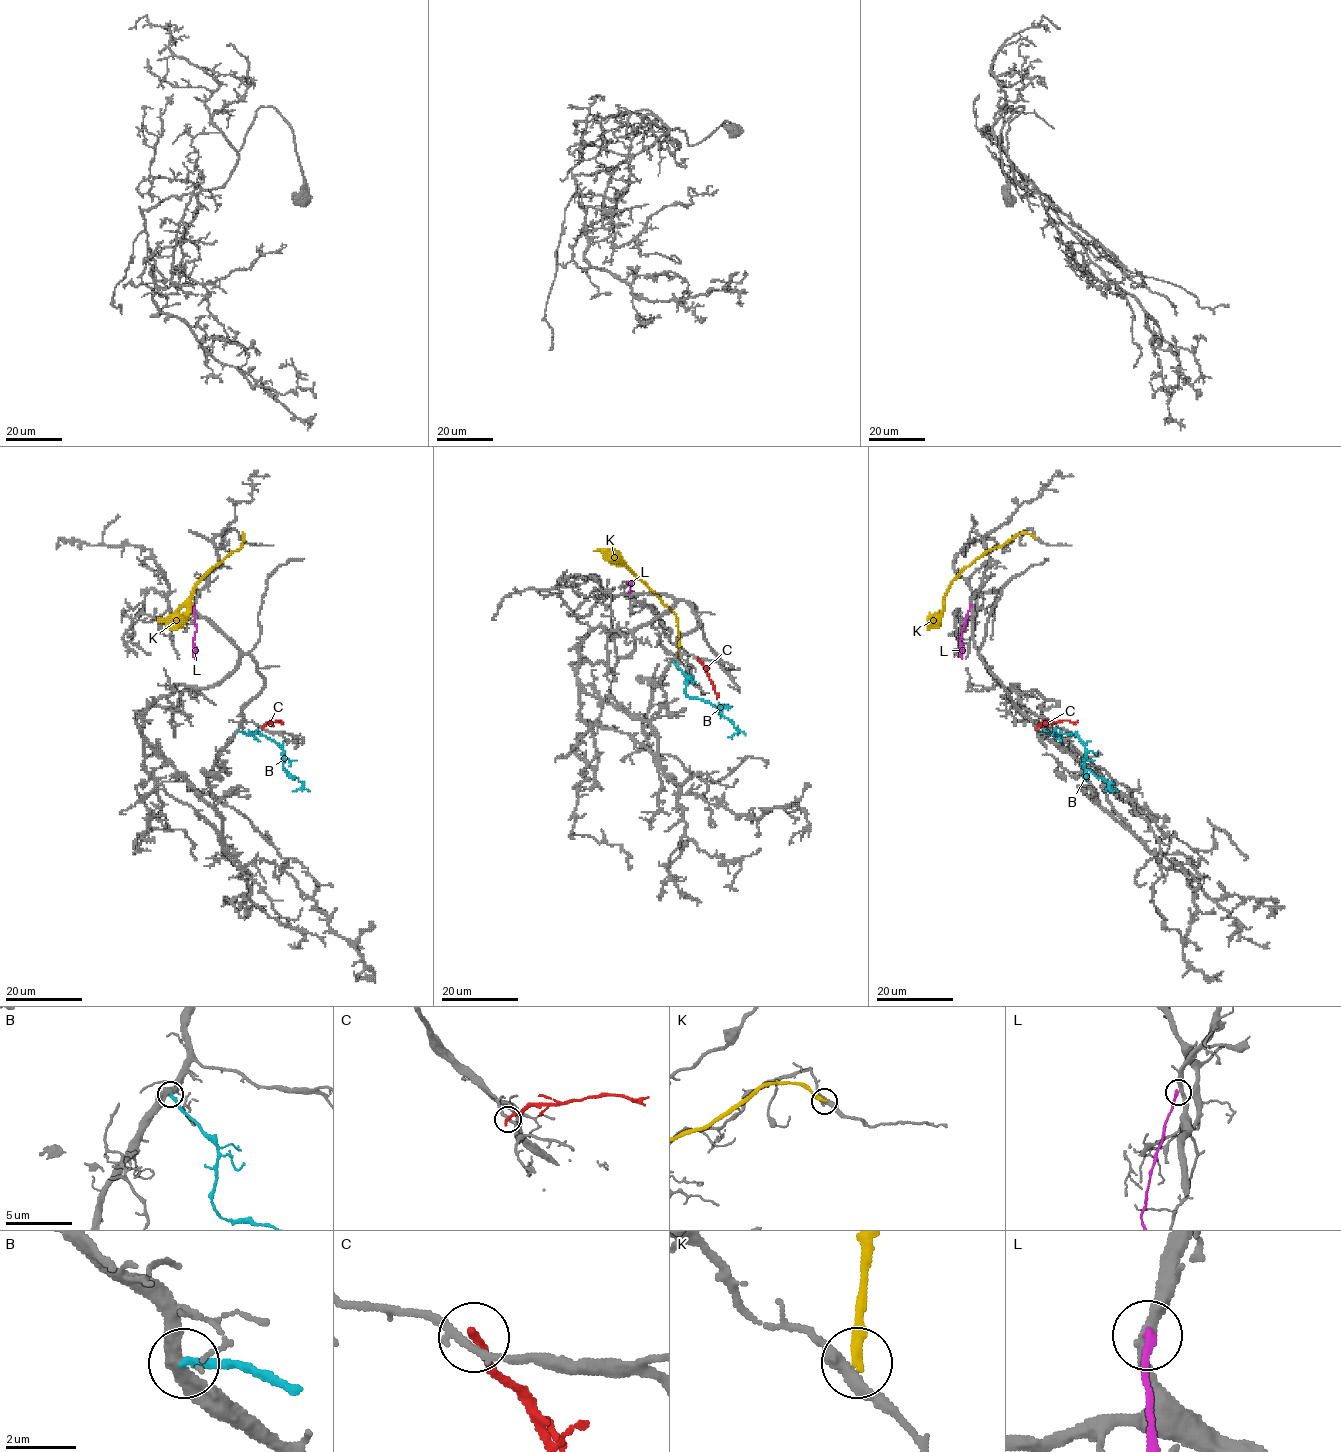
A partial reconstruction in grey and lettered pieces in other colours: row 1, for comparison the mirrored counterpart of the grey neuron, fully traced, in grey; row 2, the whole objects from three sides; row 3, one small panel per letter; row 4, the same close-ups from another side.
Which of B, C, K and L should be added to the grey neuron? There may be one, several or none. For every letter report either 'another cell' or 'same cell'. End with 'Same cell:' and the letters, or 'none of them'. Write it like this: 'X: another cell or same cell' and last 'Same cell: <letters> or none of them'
B: another cell
C: another cell
K: another cell
L: another cell
Same cell: none of them

